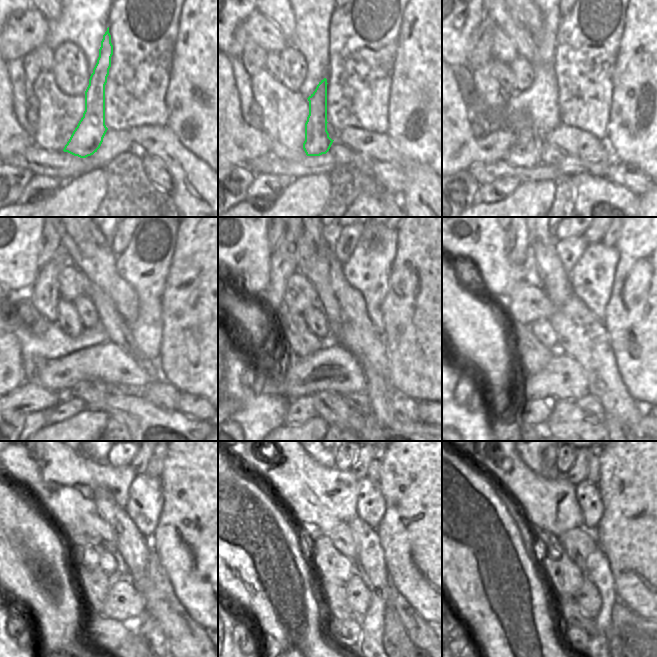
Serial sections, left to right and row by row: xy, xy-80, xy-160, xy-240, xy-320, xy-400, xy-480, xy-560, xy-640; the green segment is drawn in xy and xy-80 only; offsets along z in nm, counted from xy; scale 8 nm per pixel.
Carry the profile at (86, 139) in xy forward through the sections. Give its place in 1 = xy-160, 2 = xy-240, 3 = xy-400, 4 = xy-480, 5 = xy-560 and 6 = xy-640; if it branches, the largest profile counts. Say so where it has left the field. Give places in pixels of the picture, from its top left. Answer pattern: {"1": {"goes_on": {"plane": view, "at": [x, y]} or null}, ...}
{"1": {"goes_on": {"plane": "xy-160", "at": [550, 154]}}, "2": {"goes_on": {"plane": "xy-240", "at": [117, 389]}}, "3": {"goes_on": {"plane": "xy-400", "at": [590, 404]}}, "4": {"goes_on": {"plane": "xy-480", "at": [149, 628]}}, "5": {"goes_on": {"plane": "xy-560", "at": [396, 642]}}, "6": {"goes_on": {"plane": "xy-640", "at": [637, 644]}}}

